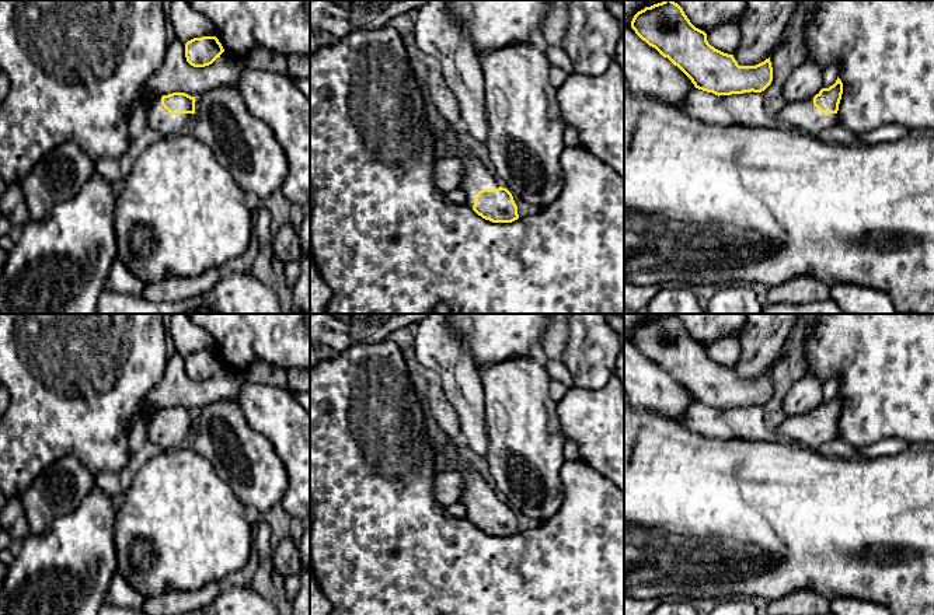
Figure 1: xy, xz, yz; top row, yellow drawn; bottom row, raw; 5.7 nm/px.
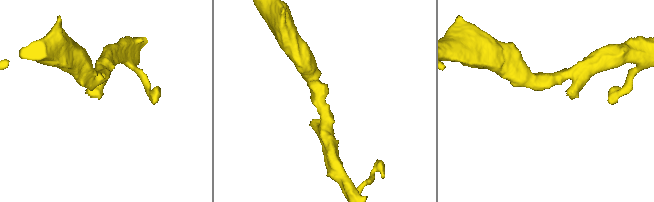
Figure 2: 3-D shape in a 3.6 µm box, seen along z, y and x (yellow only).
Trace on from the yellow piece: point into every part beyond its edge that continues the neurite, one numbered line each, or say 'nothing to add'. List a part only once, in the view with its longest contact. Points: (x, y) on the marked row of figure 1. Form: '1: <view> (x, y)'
1: xy (159, 118)

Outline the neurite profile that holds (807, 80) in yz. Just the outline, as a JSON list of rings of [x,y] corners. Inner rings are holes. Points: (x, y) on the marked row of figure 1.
[[[805,59],[801,66],[798,66],[783,88],[783,95],[785,101],[801,102],[813,98],[823,88],[823,71],[811,59]]]

